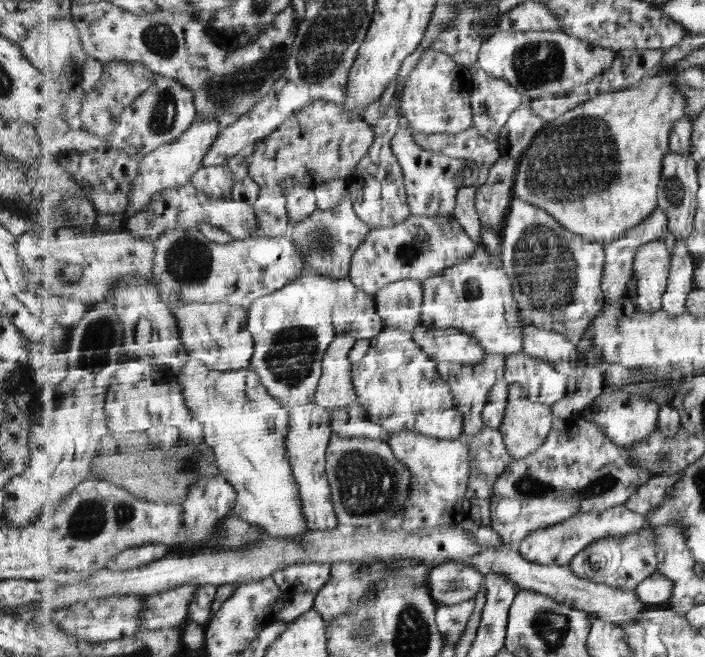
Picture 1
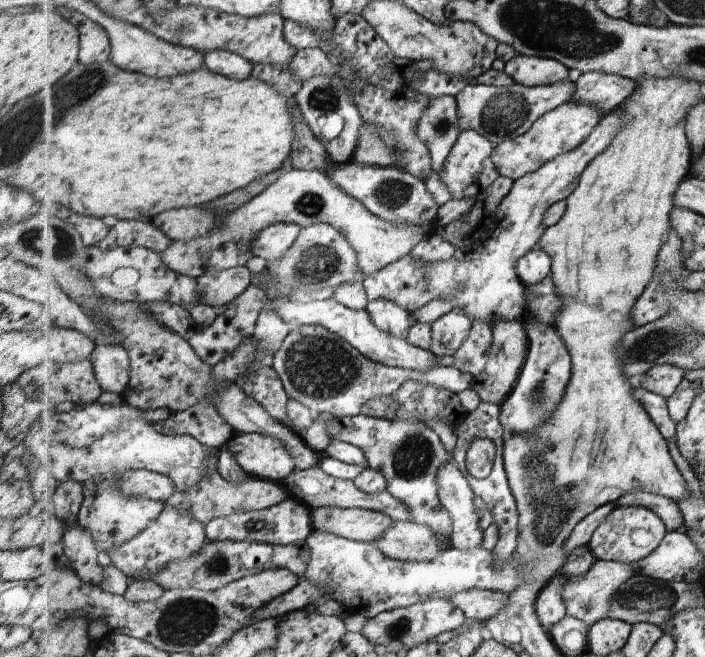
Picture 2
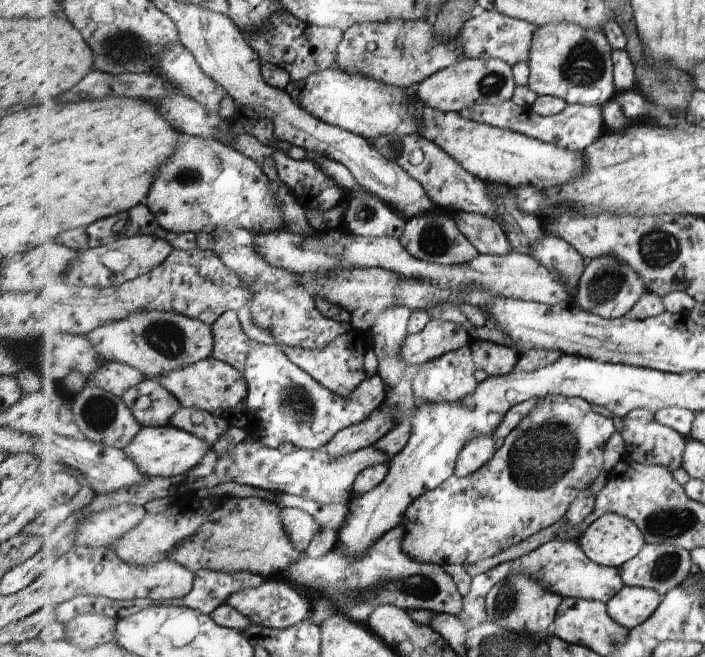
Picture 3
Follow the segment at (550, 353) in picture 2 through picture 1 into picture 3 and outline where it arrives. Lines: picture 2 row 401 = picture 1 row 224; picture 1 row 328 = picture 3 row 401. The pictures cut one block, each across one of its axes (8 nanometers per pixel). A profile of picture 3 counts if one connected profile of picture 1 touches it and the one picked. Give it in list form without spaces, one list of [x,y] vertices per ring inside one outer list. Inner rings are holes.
[[[550,395],[542,397],[533,412],[509,434],[496,454],[474,474],[451,476],[442,487],[415,499],[404,518],[406,535],[403,549],[413,560],[426,564],[475,564],[483,558],[501,554],[507,548],[559,522],[567,515],[571,504],[581,498],[603,470],[603,450],[615,432],[615,422],[593,410],[591,402],[580,397]]]

